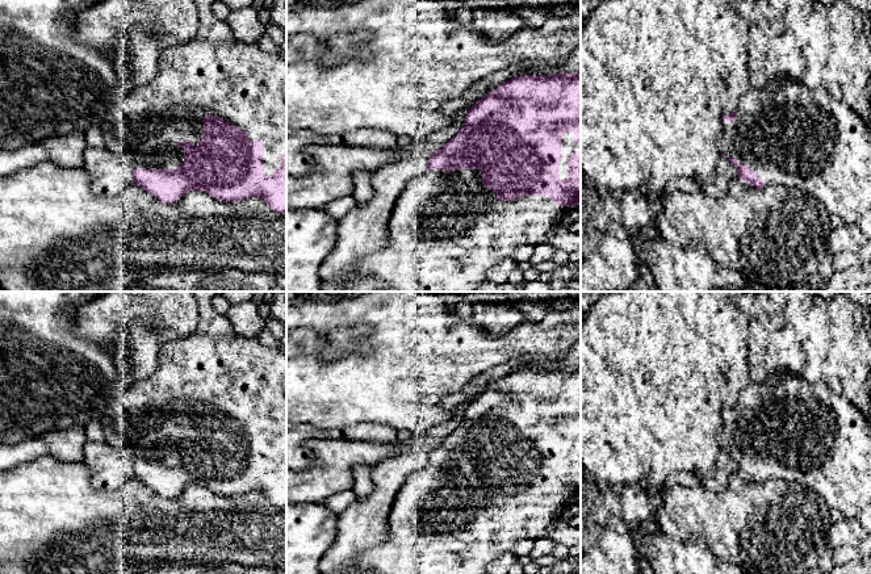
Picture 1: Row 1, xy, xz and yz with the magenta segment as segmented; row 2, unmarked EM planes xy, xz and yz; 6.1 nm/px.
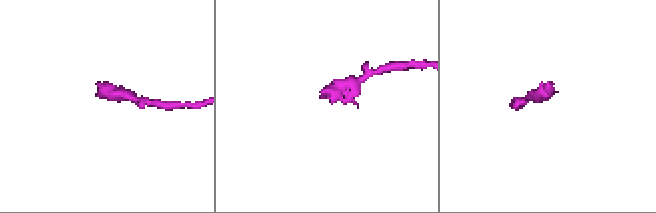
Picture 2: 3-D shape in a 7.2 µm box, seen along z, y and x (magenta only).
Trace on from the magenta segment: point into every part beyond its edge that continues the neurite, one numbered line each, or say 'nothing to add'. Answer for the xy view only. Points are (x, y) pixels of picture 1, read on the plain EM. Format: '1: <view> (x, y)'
1: xy (214, 368)

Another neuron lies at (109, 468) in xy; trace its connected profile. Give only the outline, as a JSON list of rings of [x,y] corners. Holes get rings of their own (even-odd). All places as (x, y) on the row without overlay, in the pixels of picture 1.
[[[87,441],[81,461],[88,466],[92,485],[97,489],[114,490],[133,477],[130,457],[106,441]]]

